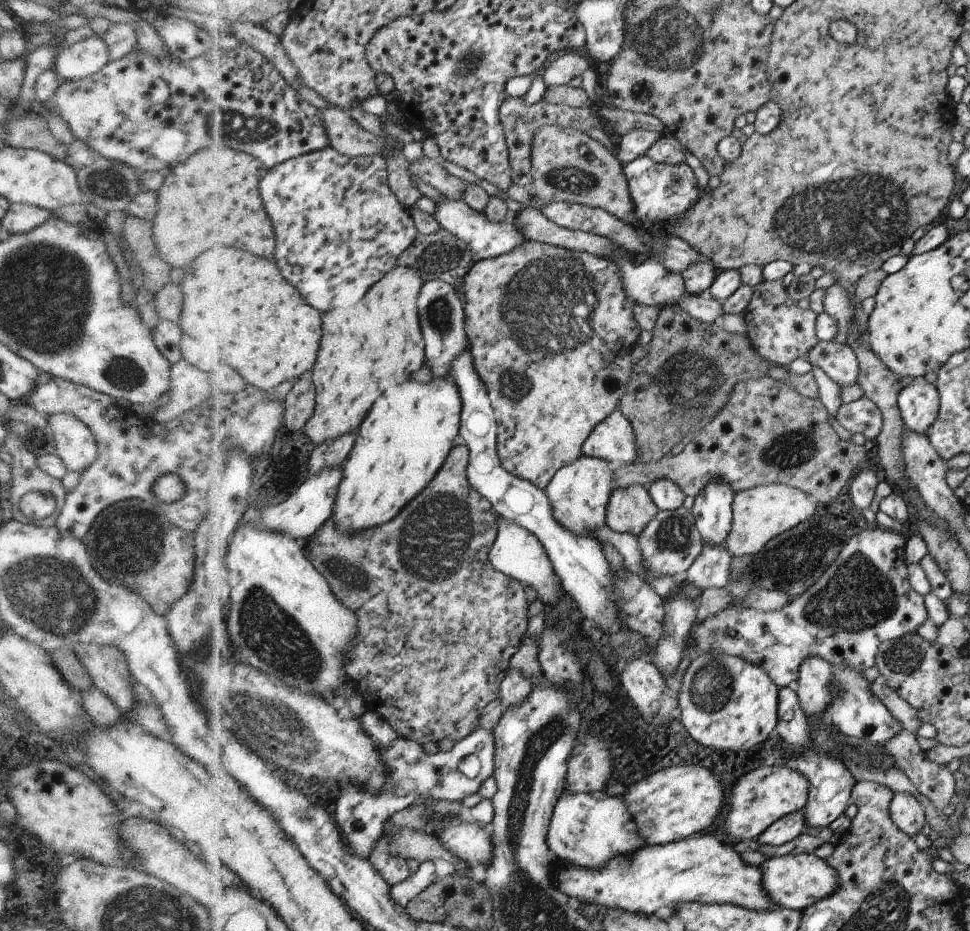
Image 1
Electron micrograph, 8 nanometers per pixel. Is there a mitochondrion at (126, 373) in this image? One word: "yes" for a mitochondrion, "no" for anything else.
yes

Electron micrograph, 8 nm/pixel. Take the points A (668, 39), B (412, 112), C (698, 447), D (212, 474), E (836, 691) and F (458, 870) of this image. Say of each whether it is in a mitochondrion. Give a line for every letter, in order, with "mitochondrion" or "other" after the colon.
A: mitochondrion
B: other
C: other
D: other
E: other
F: other

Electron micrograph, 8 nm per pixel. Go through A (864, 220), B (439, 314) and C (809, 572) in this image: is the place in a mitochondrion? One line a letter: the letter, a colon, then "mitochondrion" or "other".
A: mitochondrion
B: mitochondrion
C: mitochondrion

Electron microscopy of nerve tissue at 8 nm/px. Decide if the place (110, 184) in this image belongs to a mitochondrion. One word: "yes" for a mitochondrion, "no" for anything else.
yes

